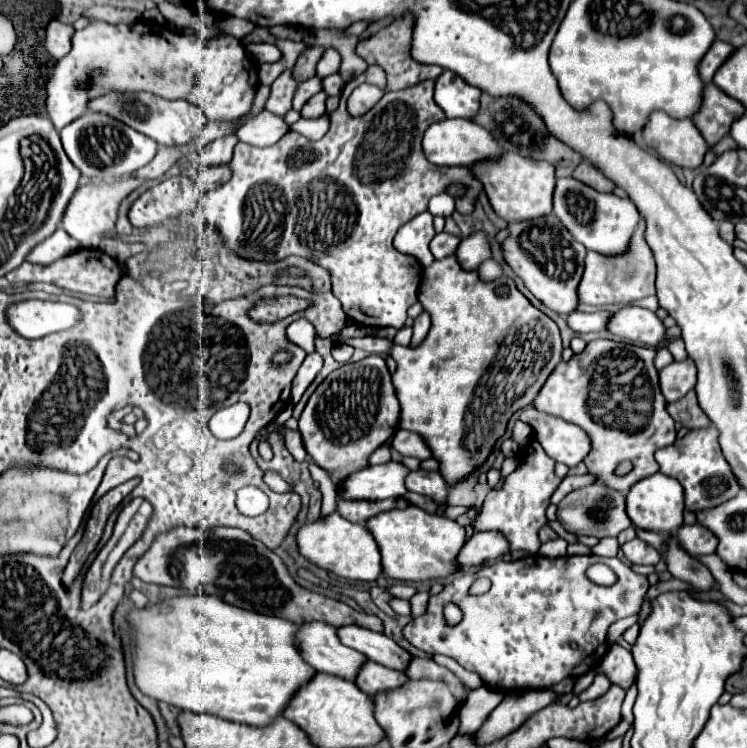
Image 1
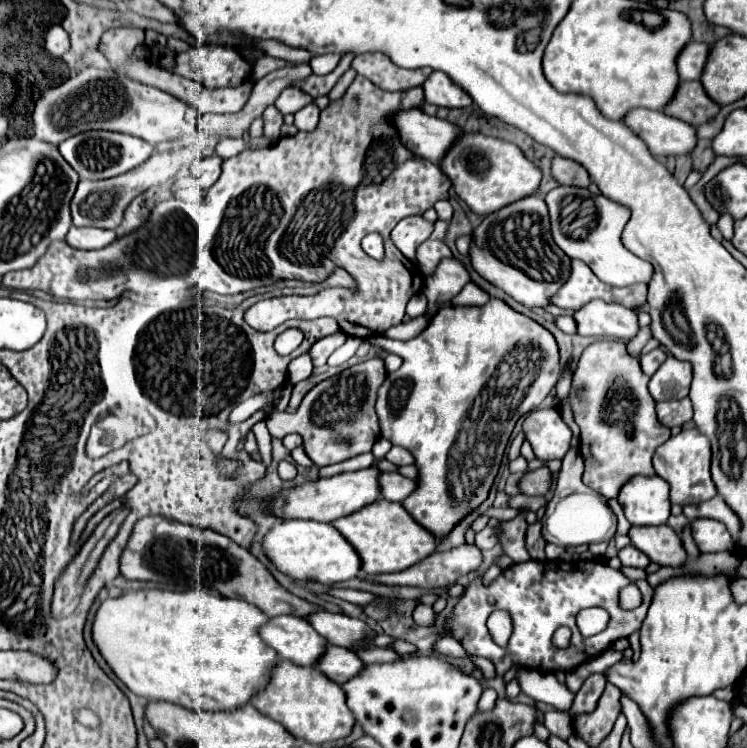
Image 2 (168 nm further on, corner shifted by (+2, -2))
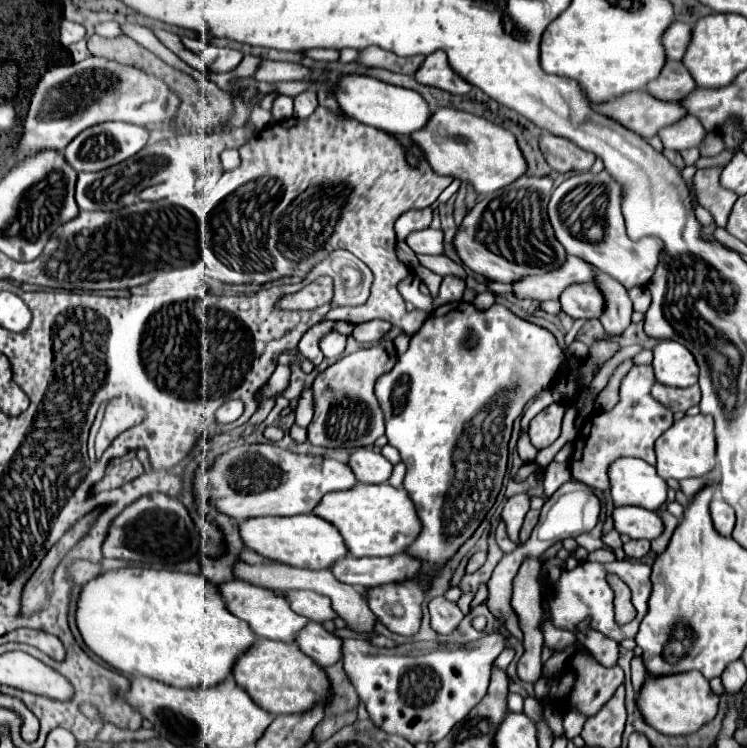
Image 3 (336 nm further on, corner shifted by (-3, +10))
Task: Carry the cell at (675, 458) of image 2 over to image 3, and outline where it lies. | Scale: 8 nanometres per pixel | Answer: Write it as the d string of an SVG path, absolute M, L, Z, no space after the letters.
M684 416L682 420L674 422L658 440L656 440L656 470L658 476L668 480L684 480L704 476L714 470L716 466L716 440L714 440L714 422L712 416Z

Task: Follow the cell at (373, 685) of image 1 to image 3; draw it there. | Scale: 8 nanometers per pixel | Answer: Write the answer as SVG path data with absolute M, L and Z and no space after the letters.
M310 622L306 628L302 628L296 644L306 656L310 656L316 664L324 668L334 666L342 660L342 638L328 632L322 624Z

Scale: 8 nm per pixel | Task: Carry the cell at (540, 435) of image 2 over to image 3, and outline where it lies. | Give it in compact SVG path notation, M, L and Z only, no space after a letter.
M550 404L544 408L536 418L530 422L528 436L536 448L550 446L562 430L562 418L564 418L564 406L562 404Z

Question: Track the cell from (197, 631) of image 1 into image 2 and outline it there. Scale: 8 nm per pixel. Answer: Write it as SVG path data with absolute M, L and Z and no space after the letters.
M141 588L117 598L105 598L95 612L91 638L115 676L137 696L147 700L165 700L191 710L235 710L249 704L251 696L265 684L271 664L277 662L275 650L263 646L257 630L267 622L253 604L209 594L193 588L171 592L159 588Z

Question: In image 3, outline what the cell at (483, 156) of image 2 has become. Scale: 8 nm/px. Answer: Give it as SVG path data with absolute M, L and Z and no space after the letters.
M452 108L434 110L430 122L420 132L412 134L412 142L420 146L434 172L470 182L476 194L496 192L524 176L528 170L524 154L520 152L512 132L488 122L486 118Z

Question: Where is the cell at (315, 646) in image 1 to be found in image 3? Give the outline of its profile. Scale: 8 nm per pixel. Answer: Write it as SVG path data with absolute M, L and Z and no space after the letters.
M232 580L232 582L224 582L220 584L220 592L224 592L224 600L228 610L242 618L244 622L250 624L252 632L258 638L268 638L268 640L278 640L278 642L294 642L296 640L296 632L300 632L300 628L304 628L310 620L304 620L304 616L292 612L288 600L282 594L276 594L268 588L260 588L254 584L244 584L242 580Z

